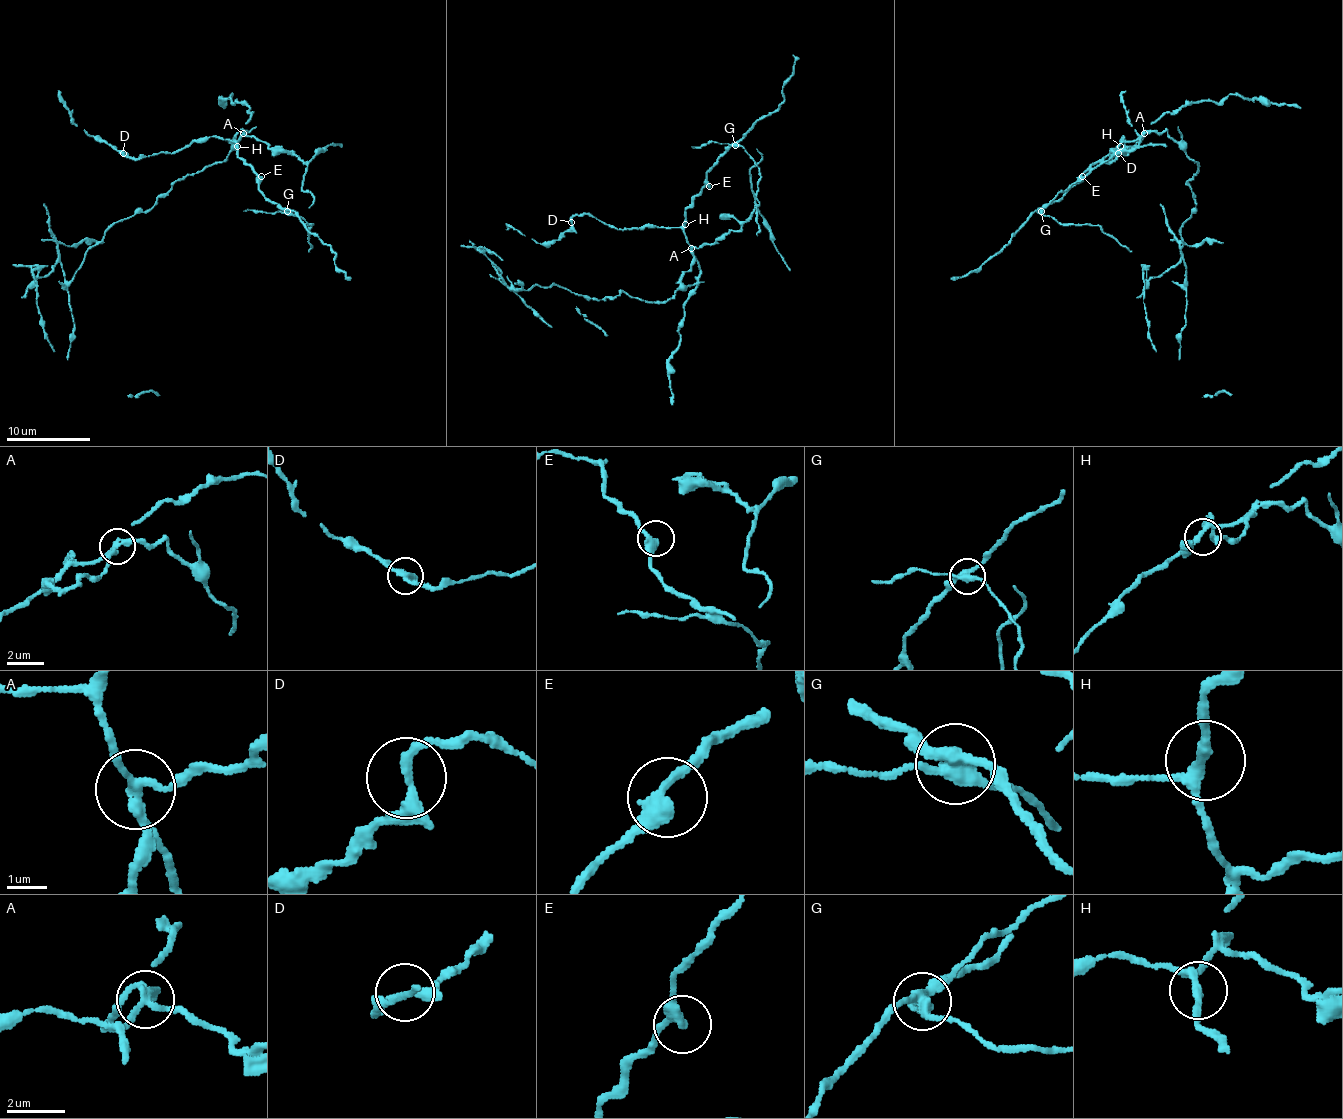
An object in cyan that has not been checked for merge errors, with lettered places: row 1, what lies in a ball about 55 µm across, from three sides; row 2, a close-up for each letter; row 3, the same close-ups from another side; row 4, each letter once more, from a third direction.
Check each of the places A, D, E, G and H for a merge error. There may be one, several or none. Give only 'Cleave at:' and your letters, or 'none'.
Cleave at: A, G

